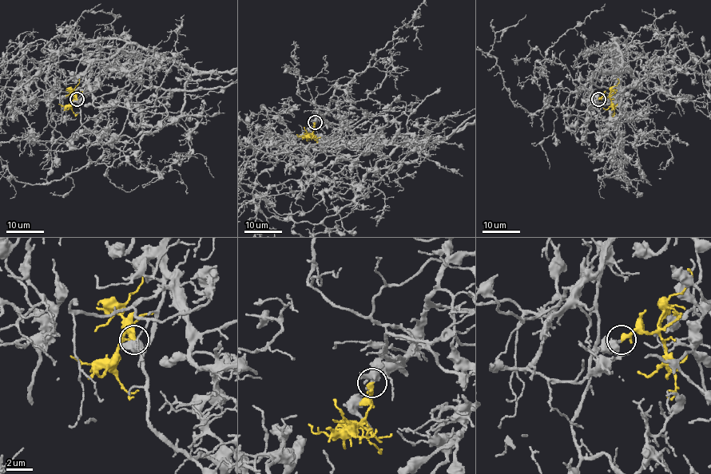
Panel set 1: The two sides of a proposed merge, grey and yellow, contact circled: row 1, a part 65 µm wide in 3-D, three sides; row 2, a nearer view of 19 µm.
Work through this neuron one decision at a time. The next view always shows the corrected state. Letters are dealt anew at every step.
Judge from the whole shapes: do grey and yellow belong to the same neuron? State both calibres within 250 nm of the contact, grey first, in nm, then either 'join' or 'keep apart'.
400 nm thick on the grey side, 360 nm on the other; join

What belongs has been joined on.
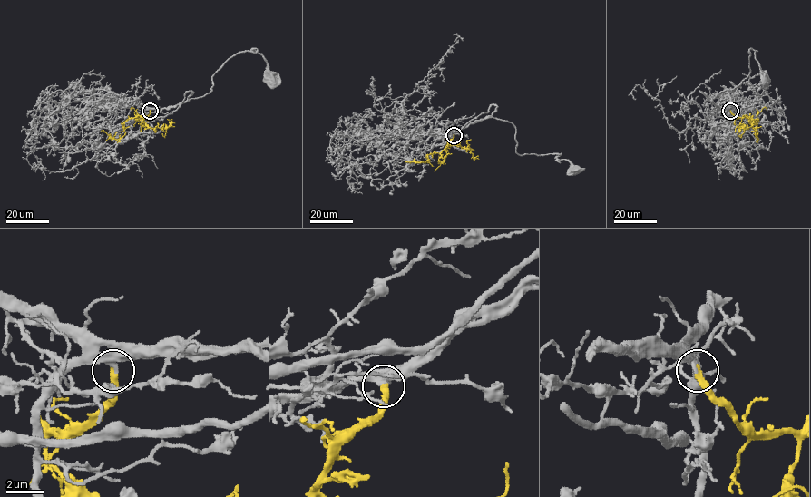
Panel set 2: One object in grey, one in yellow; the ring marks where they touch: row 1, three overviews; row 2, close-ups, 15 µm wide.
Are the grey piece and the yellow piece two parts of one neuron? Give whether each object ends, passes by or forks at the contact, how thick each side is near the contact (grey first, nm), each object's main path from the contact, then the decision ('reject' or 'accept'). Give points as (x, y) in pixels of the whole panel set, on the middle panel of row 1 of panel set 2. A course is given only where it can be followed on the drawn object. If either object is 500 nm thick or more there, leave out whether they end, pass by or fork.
grey ends there; yellow ends there; 380 nm thick on the grey side, 360 nm on the other; grey runs (454, 135), (489, 117), (505, 120), (516, 130), (517, 153), (560, 153), (558, 159), (565, 159), (577, 169); yellow runs (454, 135), (441, 152), (427, 155), (429, 160), (405, 162); accept

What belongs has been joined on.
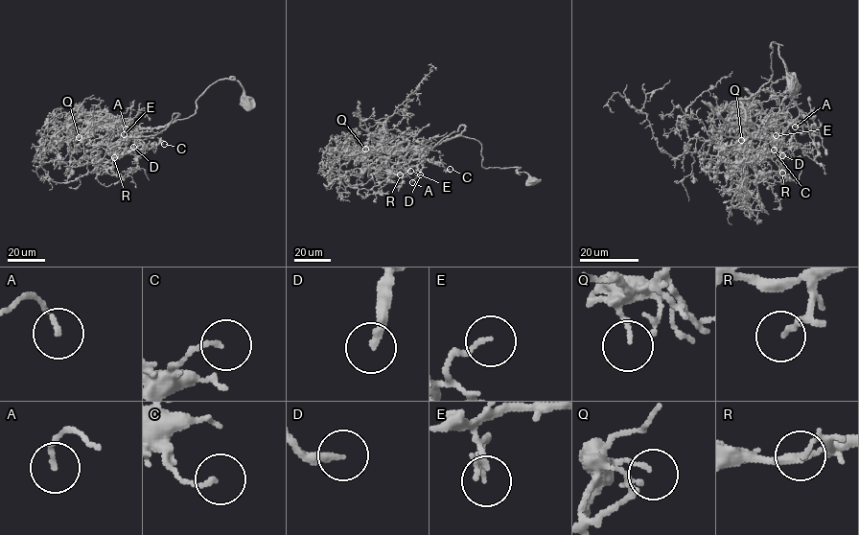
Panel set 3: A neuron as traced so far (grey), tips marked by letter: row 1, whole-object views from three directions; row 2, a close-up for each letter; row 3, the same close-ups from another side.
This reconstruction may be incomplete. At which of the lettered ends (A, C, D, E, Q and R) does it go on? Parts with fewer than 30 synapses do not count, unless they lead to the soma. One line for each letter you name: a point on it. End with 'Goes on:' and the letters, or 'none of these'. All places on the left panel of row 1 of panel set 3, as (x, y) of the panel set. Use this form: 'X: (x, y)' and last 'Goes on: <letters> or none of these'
D: (133, 147)
R: (114, 157)
Goes on: D, R

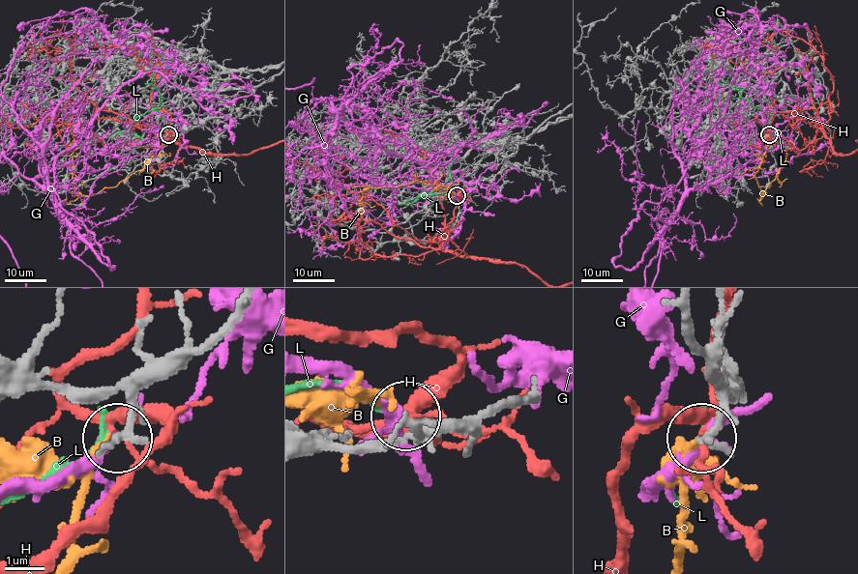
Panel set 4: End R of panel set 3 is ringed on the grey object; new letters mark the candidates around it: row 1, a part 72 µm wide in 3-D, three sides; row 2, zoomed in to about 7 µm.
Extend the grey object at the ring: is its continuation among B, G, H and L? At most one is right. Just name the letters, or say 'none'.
B

